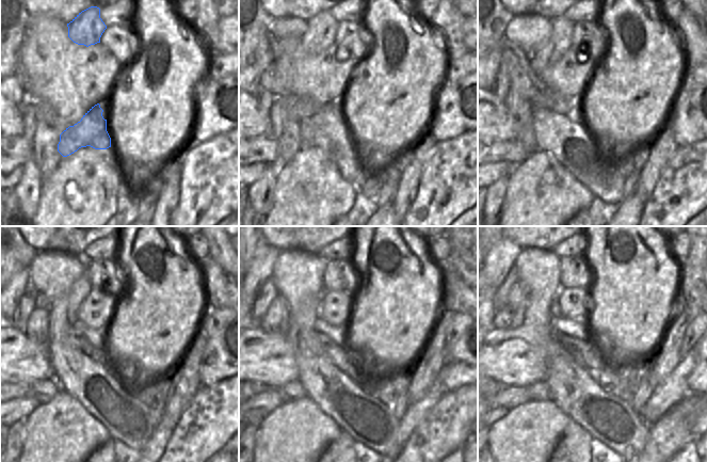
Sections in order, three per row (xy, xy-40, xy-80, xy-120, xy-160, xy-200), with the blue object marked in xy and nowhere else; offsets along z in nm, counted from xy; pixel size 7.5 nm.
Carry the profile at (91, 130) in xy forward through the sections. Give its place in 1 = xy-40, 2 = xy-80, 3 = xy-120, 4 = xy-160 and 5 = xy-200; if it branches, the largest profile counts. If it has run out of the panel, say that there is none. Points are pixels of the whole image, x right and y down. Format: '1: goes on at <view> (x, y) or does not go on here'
1: goes on at xy-40 (326, 129)
2: goes on at xy-80 (565, 137)
3: goes on at xy-120 (93, 383)
4: goes on at xy-160 (350, 402)
5: goes on at xy-200 (611, 420)

